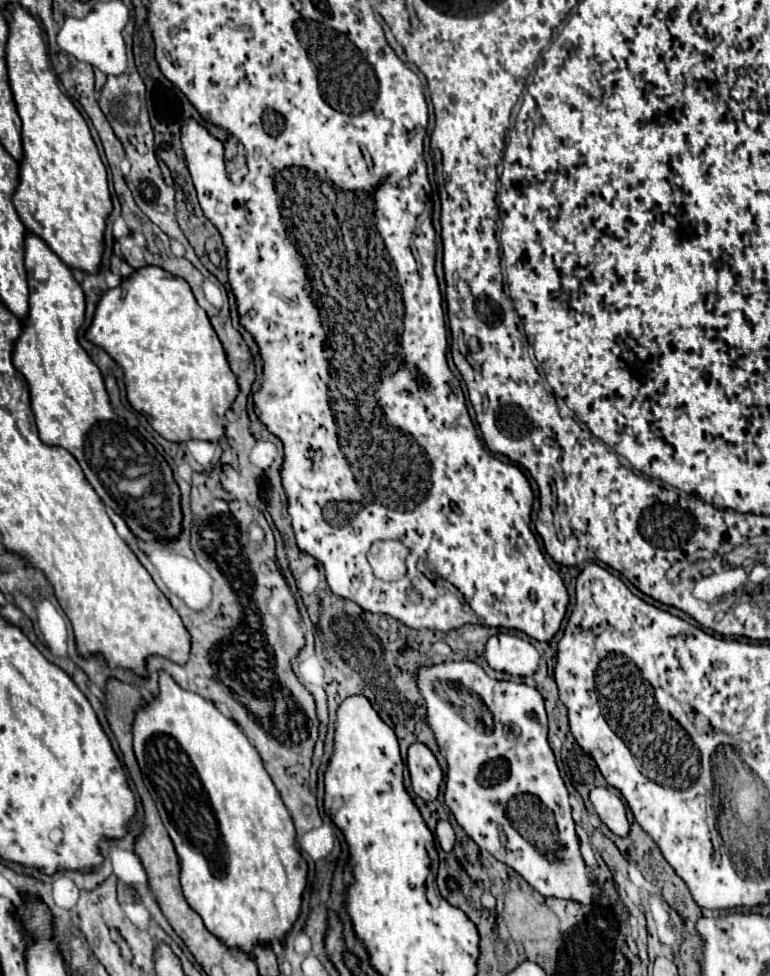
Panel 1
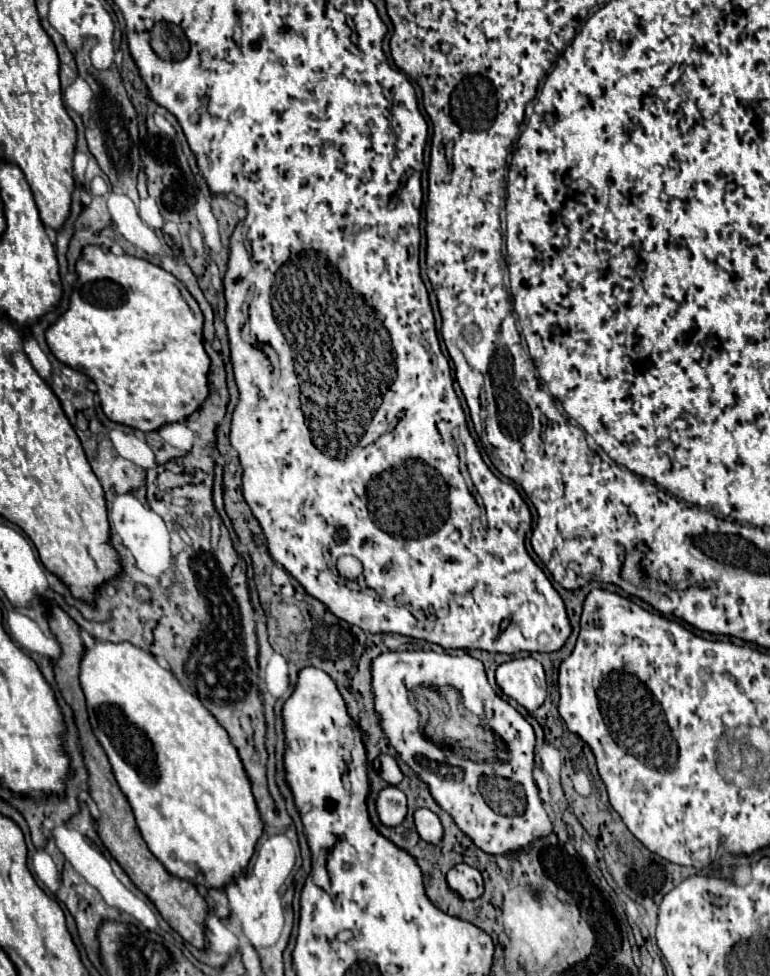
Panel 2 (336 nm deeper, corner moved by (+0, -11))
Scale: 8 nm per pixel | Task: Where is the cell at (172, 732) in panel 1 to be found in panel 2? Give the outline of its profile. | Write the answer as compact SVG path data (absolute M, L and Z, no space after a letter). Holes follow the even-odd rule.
M96 641L94 649L86 649L82 659L80 683L94 733L110 759L120 789L132 805L152 855L170 875L190 881L204 891L208 887L222 891L232 879L244 875L254 847L264 833L264 821L260 819L252 783L228 731L216 723L216 717L194 695L182 689L170 671L162 669L148 651L132 643Z

